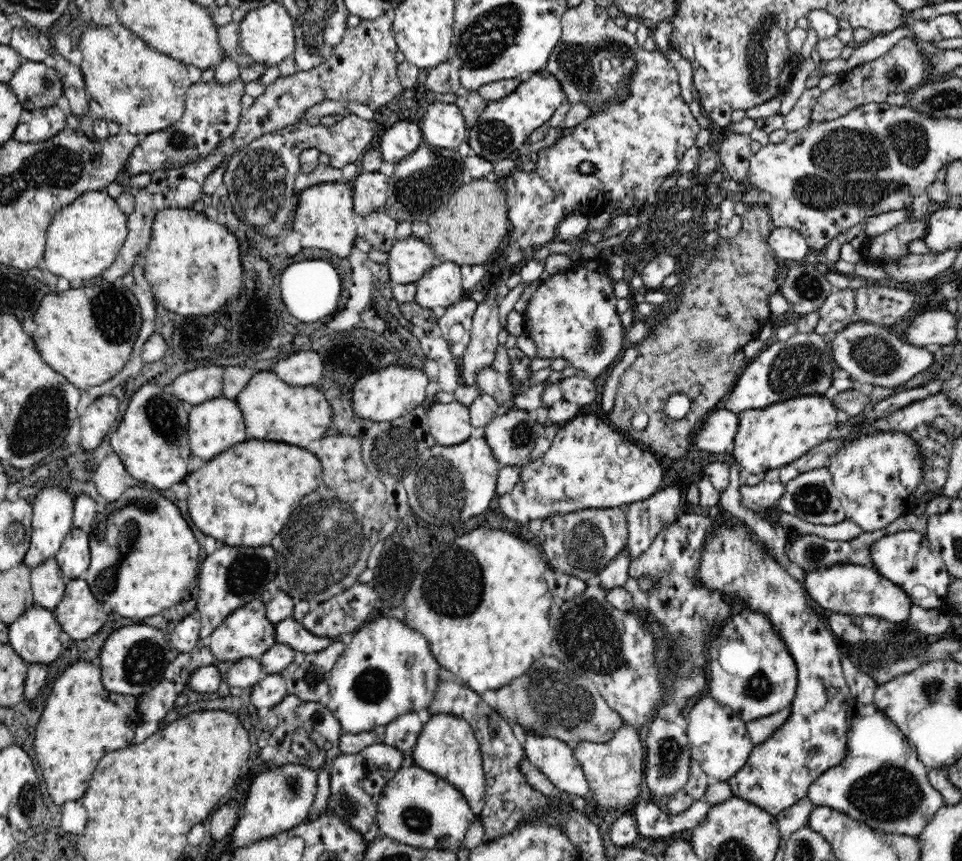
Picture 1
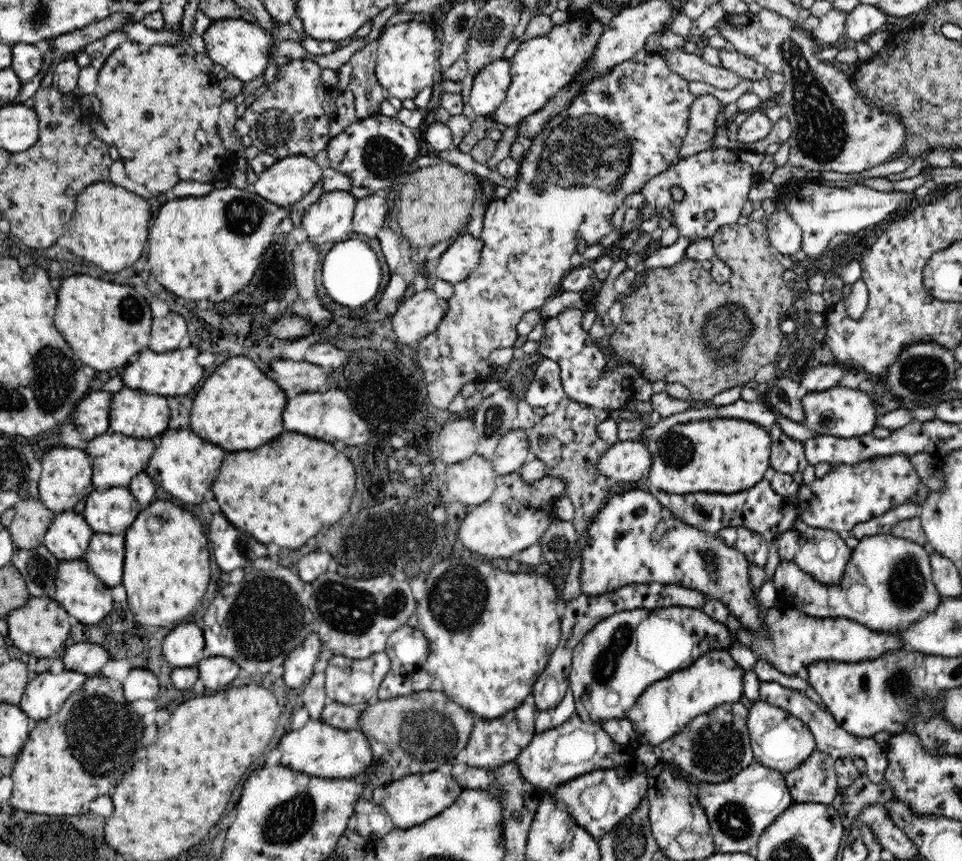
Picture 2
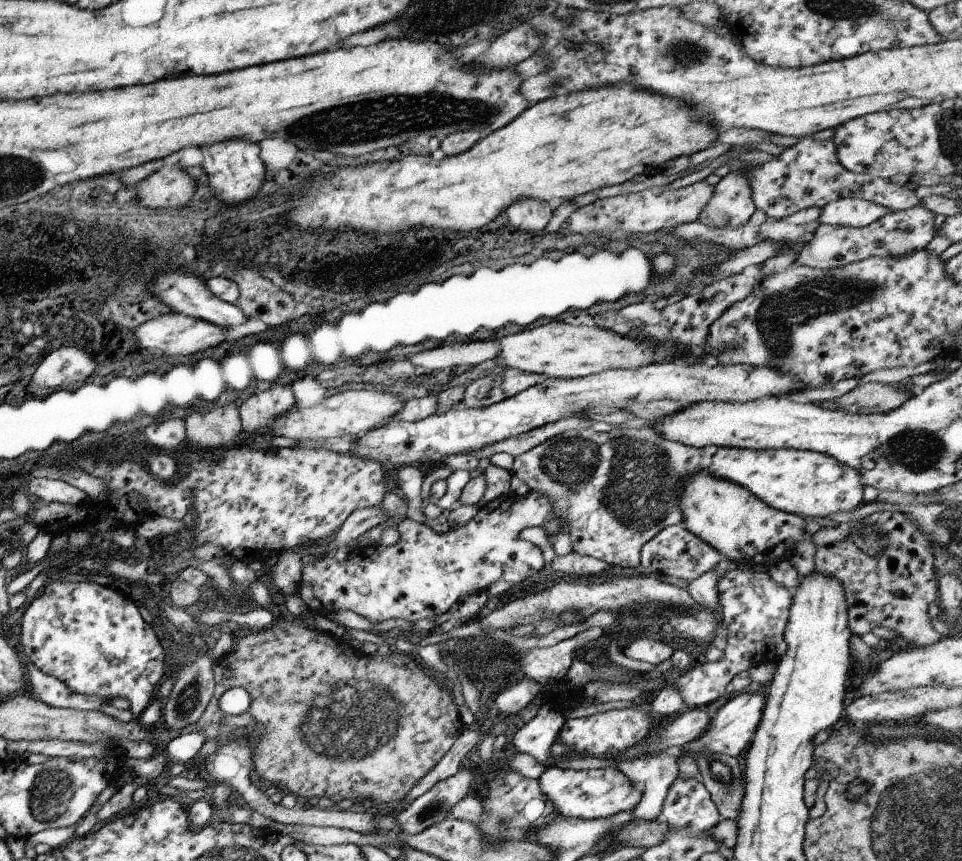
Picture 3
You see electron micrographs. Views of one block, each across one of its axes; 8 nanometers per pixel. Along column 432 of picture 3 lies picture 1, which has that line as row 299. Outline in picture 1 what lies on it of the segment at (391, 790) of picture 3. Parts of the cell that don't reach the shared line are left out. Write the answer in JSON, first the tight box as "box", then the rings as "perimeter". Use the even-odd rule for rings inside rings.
{"box":[606,205,779,458],"perimeter":[[[754,205],[751,210],[741,215],[742,229],[735,237],[728,239],[717,252],[715,260],[703,261],[697,256],[688,274],[688,284],[683,286],[680,294],[680,304],[657,328],[650,330],[650,334],[639,342],[636,360],[621,376],[620,386],[616,393],[615,403],[606,415],[610,425],[629,435],[632,440],[640,441],[650,447],[652,453],[659,453],[664,457],[682,458],[688,454],[691,443],[691,433],[694,424],[702,420],[702,416],[710,414],[716,409],[716,404],[724,396],[728,396],[742,374],[742,370],[749,359],[742,353],[742,348],[757,338],[760,328],[770,325],[770,309],[768,297],[779,291],[776,285],[776,260],[772,250],[768,248],[767,240],[774,229],[771,224],[769,210],[762,205]],[[673,394],[683,394],[690,399],[690,410],[681,420],[671,419],[664,410],[665,401]],[[637,413],[648,415],[648,426],[644,430],[636,430],[632,425],[632,418]]]}

